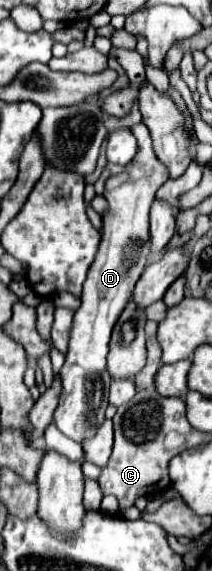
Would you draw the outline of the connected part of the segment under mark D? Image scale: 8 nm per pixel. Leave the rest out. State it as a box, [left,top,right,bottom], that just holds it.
[54,124,168,442]

